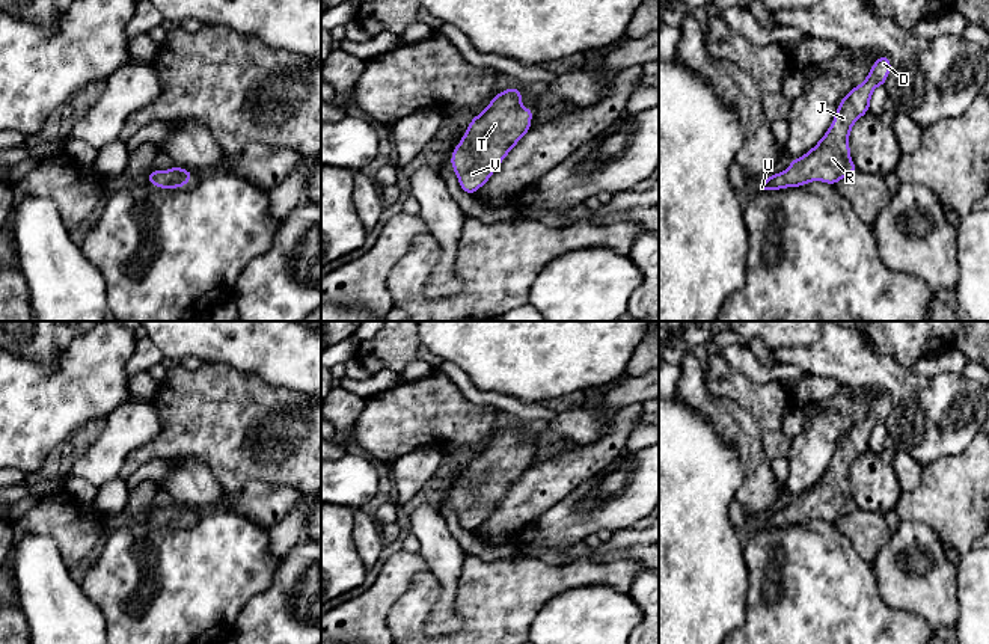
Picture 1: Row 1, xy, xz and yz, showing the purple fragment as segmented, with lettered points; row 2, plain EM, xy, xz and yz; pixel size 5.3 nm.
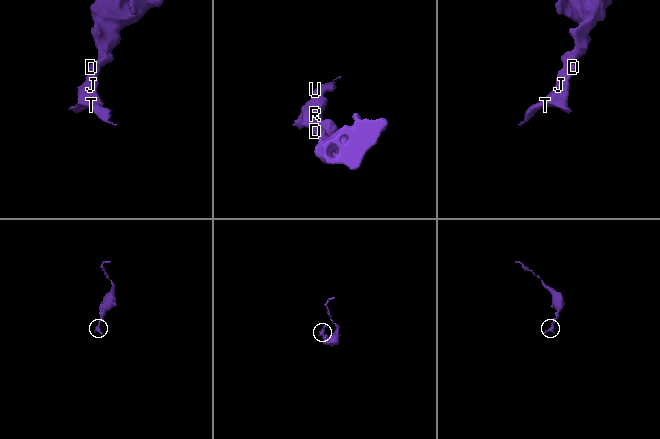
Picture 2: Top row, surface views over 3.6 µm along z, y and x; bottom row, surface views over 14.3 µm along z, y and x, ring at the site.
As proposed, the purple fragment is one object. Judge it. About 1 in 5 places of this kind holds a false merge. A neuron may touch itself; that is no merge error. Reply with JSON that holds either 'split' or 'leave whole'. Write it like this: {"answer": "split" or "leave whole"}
{"answer": "leave whole"}

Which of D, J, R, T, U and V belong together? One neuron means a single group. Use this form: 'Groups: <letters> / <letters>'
Groups: D J R T U V

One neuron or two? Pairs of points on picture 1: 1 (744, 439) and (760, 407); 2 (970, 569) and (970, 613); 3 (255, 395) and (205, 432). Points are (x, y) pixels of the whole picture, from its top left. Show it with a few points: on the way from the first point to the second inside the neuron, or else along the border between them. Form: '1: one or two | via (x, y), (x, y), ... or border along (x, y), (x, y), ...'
1: two | border along (727, 397), (736, 401), (756, 423), (763, 454)
2: one | via (970, 579), (970, 602)
3: one | via (243, 407), (232, 418), (217, 420)

